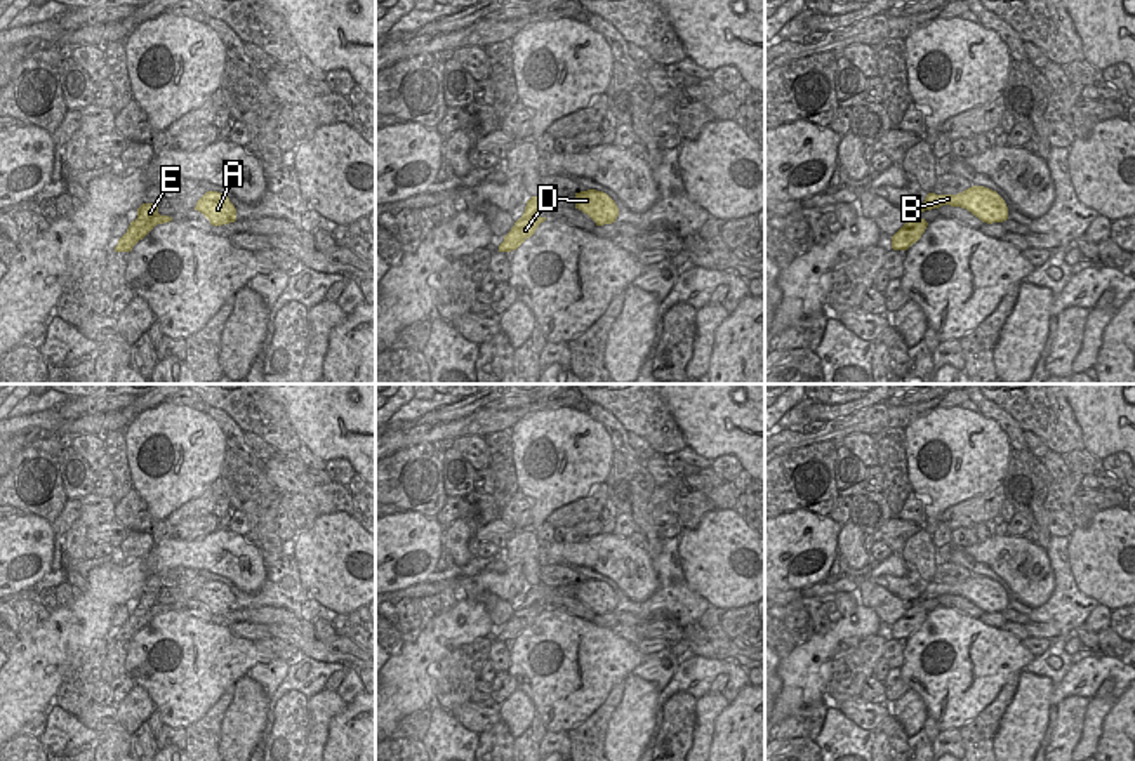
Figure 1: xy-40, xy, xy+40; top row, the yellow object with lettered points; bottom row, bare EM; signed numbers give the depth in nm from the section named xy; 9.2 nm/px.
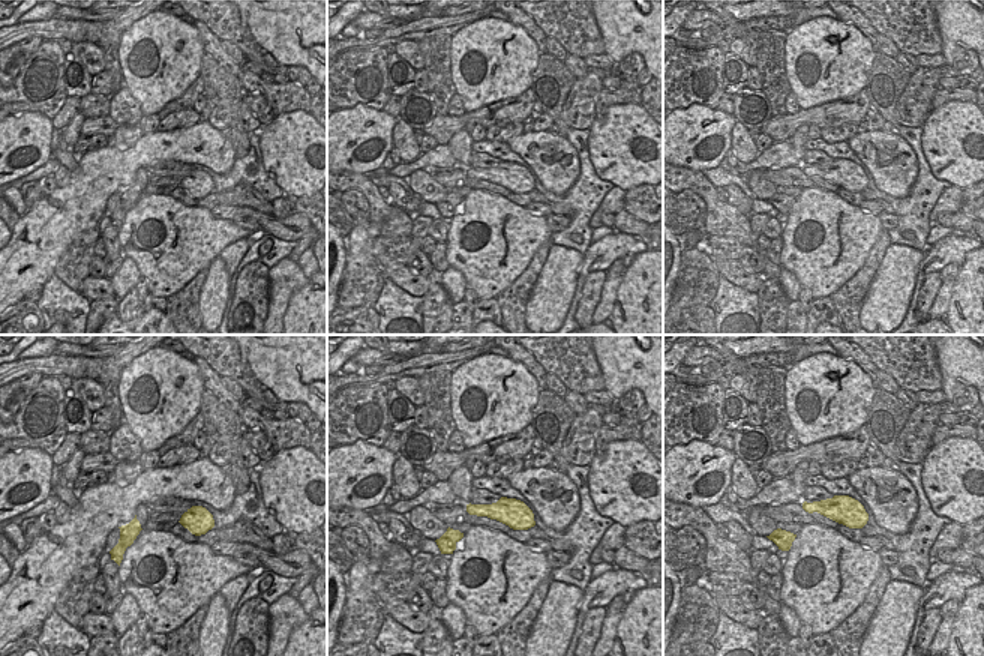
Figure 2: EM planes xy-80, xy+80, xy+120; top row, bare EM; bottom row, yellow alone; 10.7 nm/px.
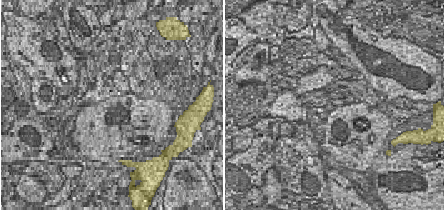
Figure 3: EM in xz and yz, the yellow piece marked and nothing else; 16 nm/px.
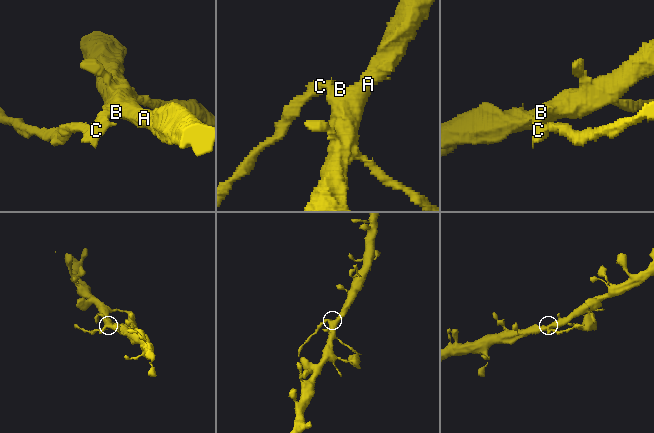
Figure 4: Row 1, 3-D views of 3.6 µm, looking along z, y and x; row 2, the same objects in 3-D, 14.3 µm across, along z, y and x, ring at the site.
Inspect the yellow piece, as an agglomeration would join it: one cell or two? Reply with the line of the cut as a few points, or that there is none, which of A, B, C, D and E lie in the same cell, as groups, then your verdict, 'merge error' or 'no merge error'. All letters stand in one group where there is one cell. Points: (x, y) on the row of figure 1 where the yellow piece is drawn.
cut xy+40 (927, 197), (937, 207); groups A B D / C E; merge error

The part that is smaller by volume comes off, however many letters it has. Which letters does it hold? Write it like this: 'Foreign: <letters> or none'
Foreign: C, E

